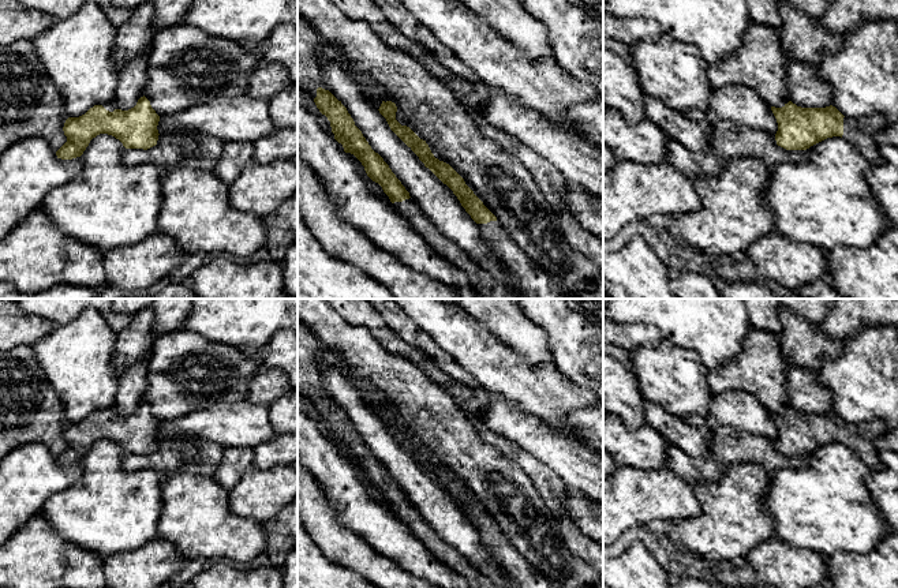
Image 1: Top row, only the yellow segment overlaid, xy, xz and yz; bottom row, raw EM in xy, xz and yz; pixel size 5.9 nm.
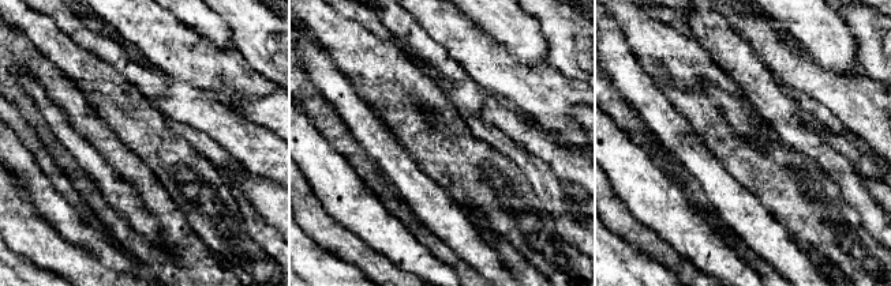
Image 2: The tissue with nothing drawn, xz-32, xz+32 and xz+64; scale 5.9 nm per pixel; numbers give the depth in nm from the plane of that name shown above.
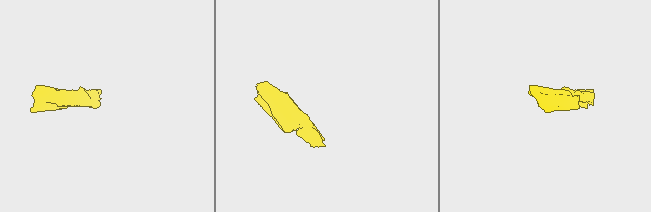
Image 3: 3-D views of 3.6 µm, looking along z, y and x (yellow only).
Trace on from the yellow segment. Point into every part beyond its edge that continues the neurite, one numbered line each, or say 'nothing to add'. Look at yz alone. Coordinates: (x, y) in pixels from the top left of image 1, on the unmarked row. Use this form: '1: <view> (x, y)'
1: yz (861, 437)

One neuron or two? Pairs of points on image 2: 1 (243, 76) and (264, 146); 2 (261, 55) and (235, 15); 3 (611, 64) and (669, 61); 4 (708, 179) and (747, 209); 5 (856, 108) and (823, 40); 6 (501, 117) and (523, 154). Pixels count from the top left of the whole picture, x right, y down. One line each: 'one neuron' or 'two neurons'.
1: two neurons
2: one neuron
3: two neurons
4: one neuron
5: two neurons
6: two neurons

